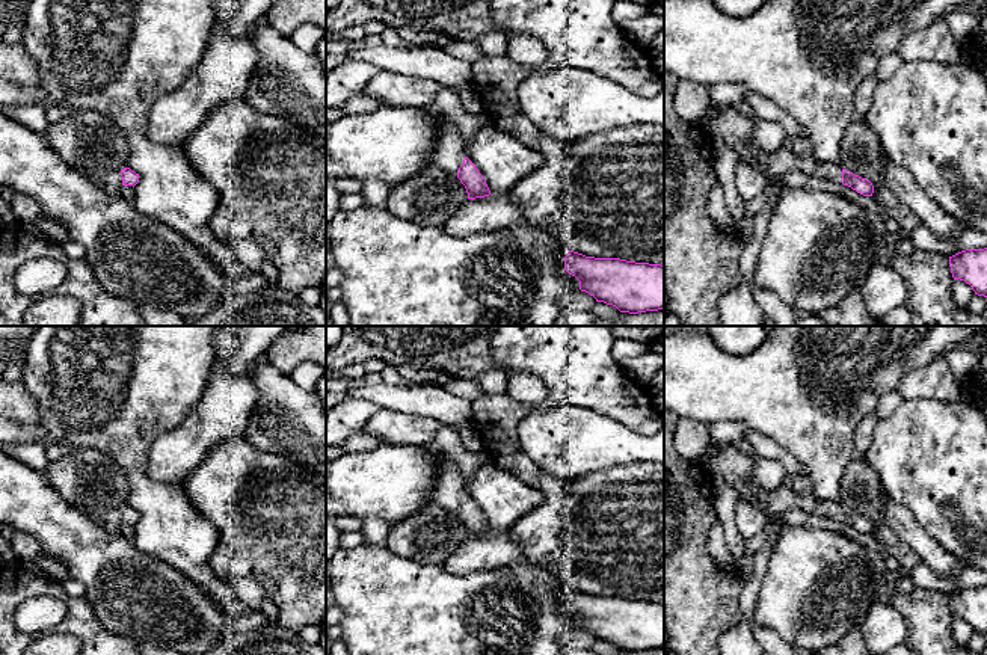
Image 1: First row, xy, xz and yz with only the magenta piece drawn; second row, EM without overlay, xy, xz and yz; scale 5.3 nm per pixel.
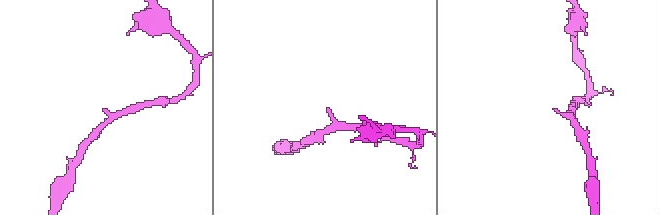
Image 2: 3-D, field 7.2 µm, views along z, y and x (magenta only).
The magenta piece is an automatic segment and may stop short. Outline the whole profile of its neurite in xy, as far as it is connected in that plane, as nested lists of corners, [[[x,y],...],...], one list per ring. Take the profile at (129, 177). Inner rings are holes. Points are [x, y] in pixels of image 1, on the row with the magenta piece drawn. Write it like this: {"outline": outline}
{"outline": [[[130,168],[112,169],[103,174],[103,187],[109,193],[118,193],[121,186],[136,186],[139,183],[139,174]]]}

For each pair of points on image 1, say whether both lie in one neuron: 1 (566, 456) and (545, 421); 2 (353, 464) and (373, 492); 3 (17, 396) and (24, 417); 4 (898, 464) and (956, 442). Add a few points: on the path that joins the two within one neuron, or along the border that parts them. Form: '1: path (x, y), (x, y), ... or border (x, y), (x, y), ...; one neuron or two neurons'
1: path (566, 447), (553, 430); one neuron
2: path (353, 471), (365, 485); one neuron
3: path (17, 400), (24, 412); one neuron
4: path (912, 458), (942, 456); one neuron

